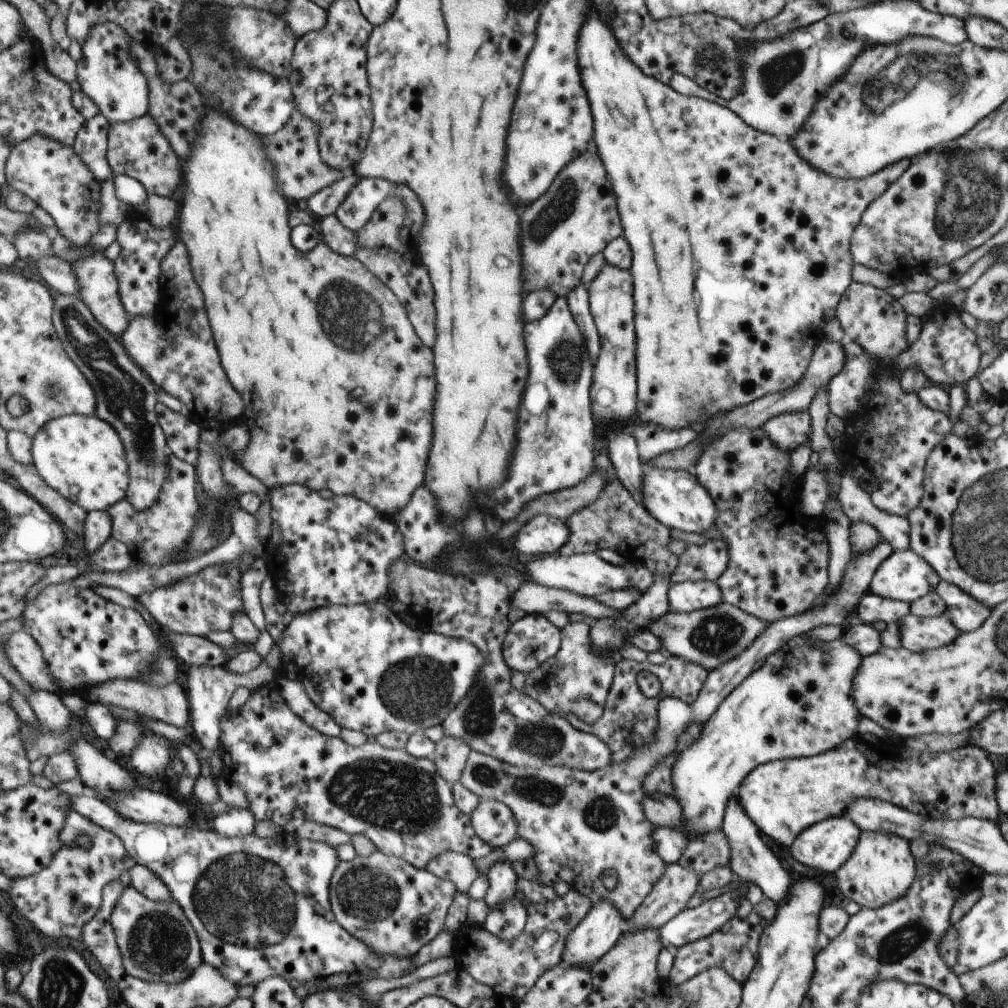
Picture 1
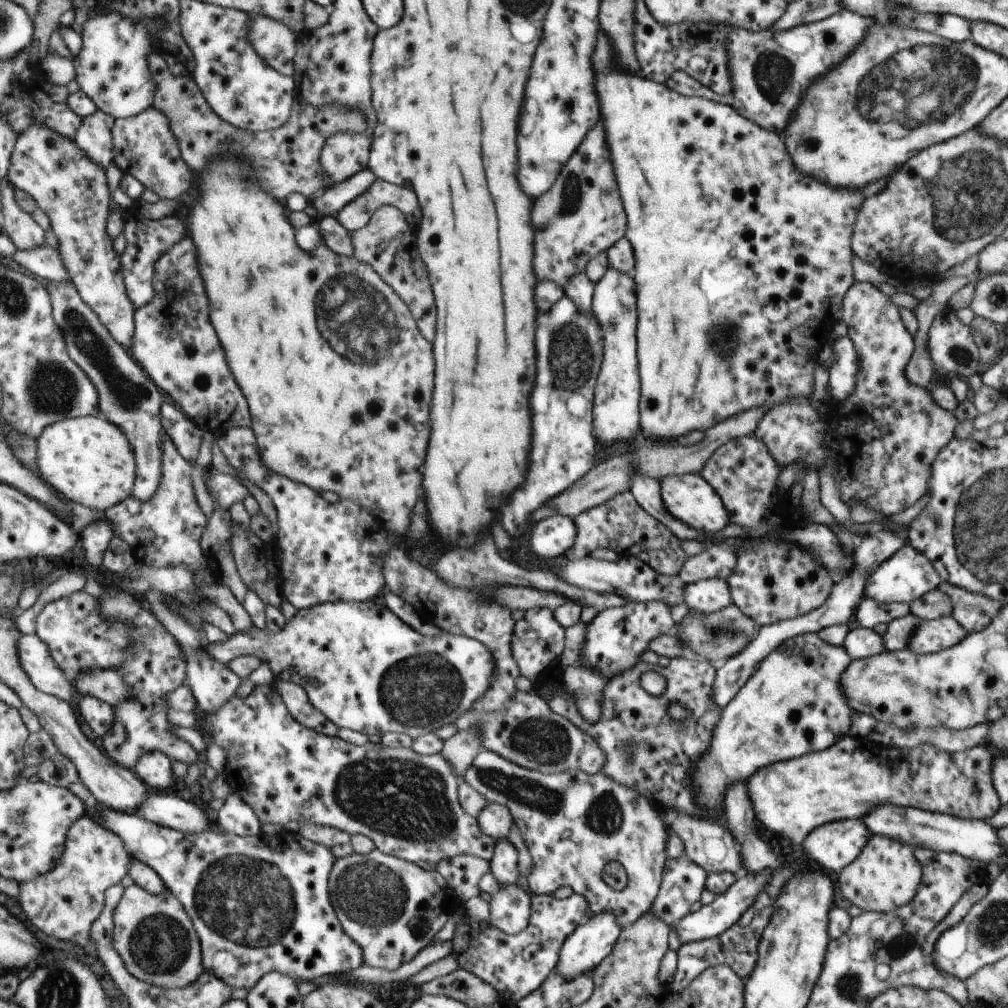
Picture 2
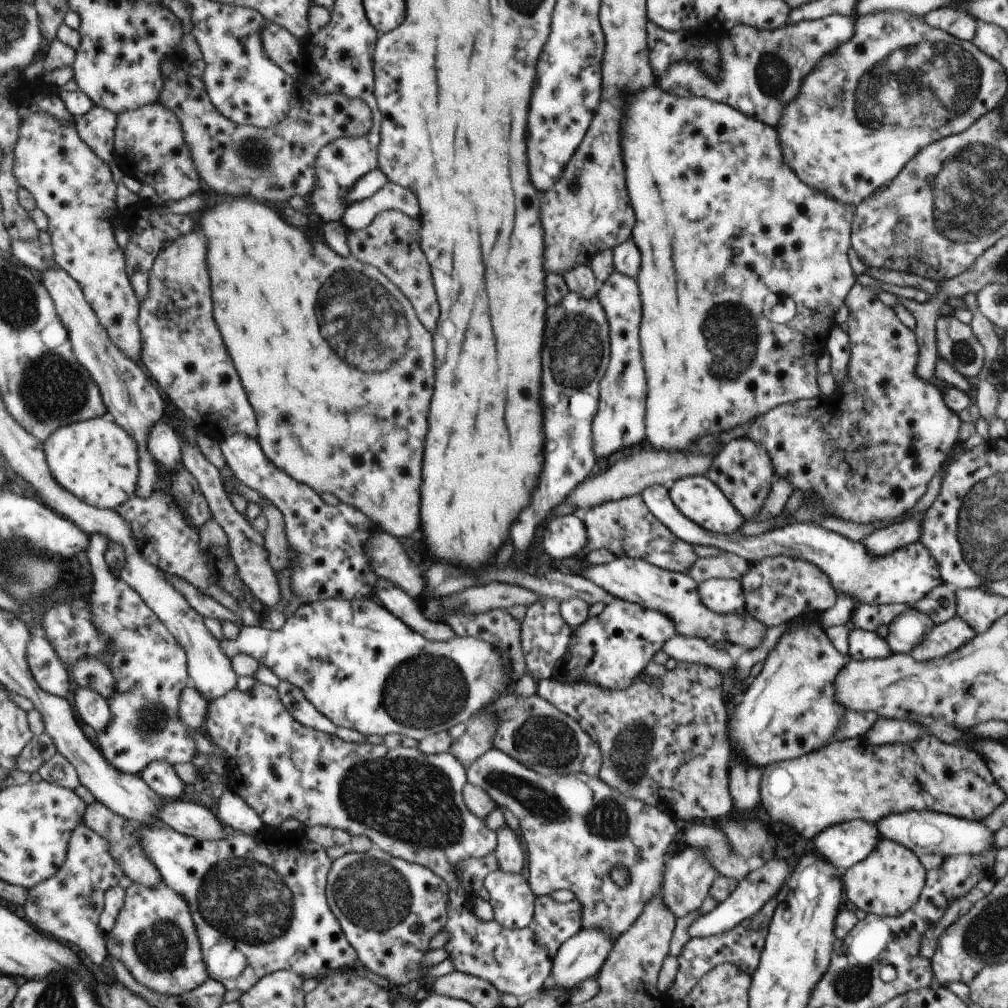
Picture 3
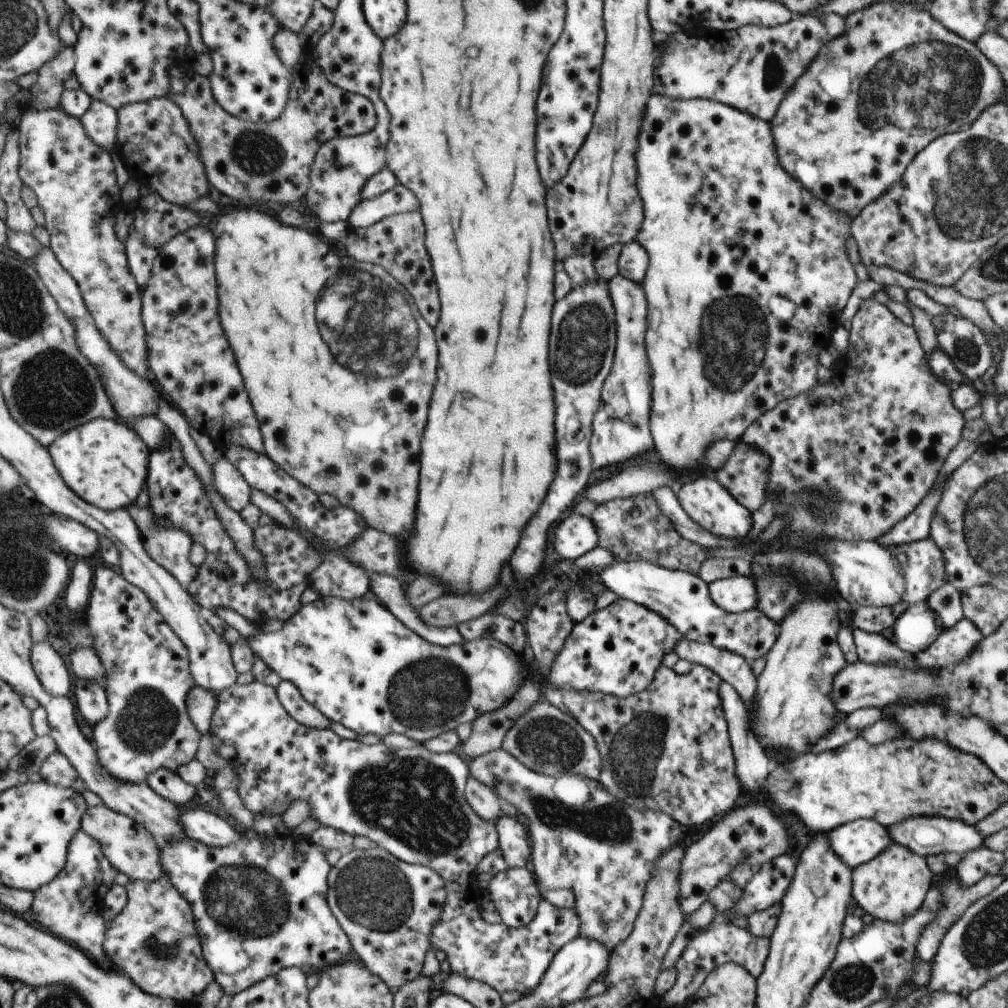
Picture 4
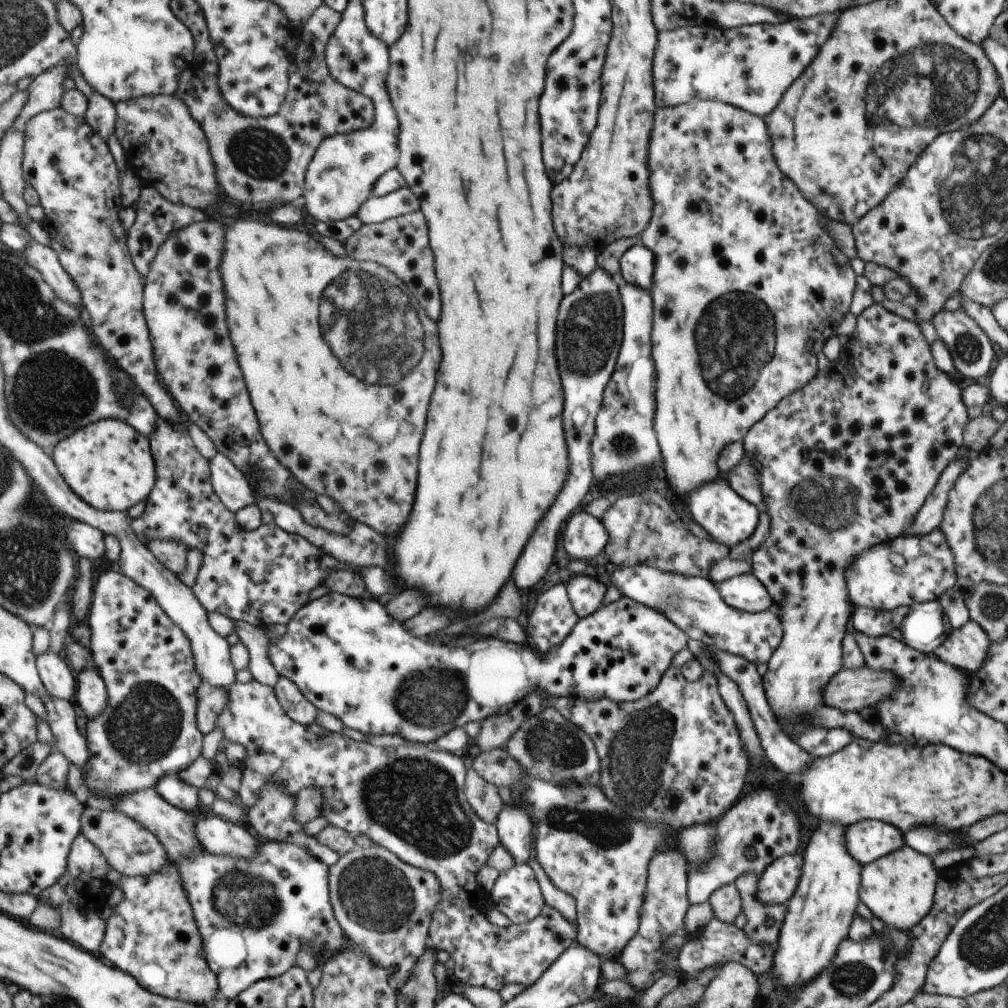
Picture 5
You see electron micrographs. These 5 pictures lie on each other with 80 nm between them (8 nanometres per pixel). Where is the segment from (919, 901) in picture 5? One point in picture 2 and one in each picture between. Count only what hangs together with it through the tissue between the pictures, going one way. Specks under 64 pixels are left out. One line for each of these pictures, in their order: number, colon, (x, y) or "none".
2: (886, 875)
3: (887, 883)
4: (892, 886)

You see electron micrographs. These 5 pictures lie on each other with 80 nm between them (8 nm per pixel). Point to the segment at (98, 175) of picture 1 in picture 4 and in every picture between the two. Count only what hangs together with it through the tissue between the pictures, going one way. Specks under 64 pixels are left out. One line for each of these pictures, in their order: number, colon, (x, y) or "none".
2: (95, 136)
3: (98, 128)
4: (101, 120)

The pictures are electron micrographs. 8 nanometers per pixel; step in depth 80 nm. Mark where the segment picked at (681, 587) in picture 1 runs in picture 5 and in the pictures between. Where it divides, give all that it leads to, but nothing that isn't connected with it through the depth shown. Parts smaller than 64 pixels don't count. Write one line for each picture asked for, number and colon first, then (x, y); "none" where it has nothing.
2: (707, 596)
3: (723, 596)
4: (734, 594)
5: (744, 592)

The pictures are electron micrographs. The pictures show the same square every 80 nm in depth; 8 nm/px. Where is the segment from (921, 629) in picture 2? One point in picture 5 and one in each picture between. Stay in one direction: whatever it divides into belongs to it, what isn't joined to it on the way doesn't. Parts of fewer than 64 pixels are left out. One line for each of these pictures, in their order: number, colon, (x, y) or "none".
3: (942, 639)
4: (954, 644)
5: (967, 648)

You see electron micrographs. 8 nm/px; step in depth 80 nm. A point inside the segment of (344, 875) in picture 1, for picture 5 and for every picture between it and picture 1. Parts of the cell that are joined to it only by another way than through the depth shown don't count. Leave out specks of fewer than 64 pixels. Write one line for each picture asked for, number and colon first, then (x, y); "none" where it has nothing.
2: (393, 908)
3: (389, 909)
4: (387, 907)
5: (385, 905)

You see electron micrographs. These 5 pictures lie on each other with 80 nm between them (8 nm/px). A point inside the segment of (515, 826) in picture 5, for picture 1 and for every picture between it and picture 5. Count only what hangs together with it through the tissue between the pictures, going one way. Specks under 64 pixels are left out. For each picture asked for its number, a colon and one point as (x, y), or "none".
1: (502, 883)
2: (503, 864)
3: (509, 854)
4: (512, 843)

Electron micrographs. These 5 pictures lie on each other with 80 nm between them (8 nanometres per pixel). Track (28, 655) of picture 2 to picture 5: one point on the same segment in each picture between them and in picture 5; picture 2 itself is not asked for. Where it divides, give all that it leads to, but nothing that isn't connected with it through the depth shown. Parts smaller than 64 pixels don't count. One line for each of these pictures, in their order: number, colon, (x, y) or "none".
3: (47, 666)
4: (51, 668)
5: (61, 680)

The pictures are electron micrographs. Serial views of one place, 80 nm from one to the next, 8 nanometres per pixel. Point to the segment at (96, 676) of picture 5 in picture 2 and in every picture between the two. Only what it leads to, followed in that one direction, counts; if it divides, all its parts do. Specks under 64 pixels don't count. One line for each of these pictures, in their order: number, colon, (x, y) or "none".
2: (100, 716)
3: (94, 709)
4: (92, 700)

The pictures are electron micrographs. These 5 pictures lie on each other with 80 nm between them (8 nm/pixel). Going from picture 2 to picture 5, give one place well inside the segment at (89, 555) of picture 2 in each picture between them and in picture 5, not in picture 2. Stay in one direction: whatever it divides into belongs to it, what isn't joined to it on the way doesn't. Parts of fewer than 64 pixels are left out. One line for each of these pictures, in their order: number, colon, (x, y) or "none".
3: (151, 668)
4: (148, 678)
5: (149, 730)

